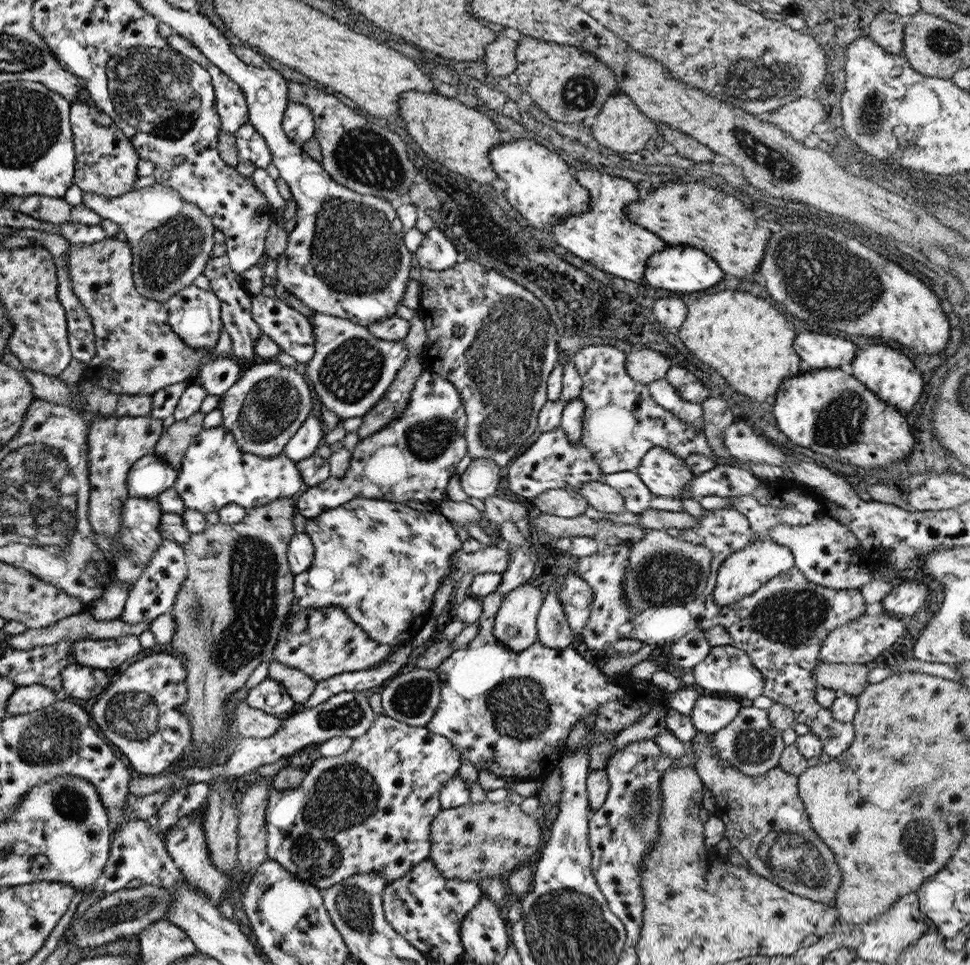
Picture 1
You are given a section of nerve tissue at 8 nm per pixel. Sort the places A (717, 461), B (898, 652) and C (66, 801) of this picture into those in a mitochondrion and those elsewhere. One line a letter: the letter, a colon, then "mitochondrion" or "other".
A: other
B: other
C: mitochondrion

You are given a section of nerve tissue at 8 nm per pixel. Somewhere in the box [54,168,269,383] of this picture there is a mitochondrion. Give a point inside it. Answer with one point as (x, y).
(169, 249)

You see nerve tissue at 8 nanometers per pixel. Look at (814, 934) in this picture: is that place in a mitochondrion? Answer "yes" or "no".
no

